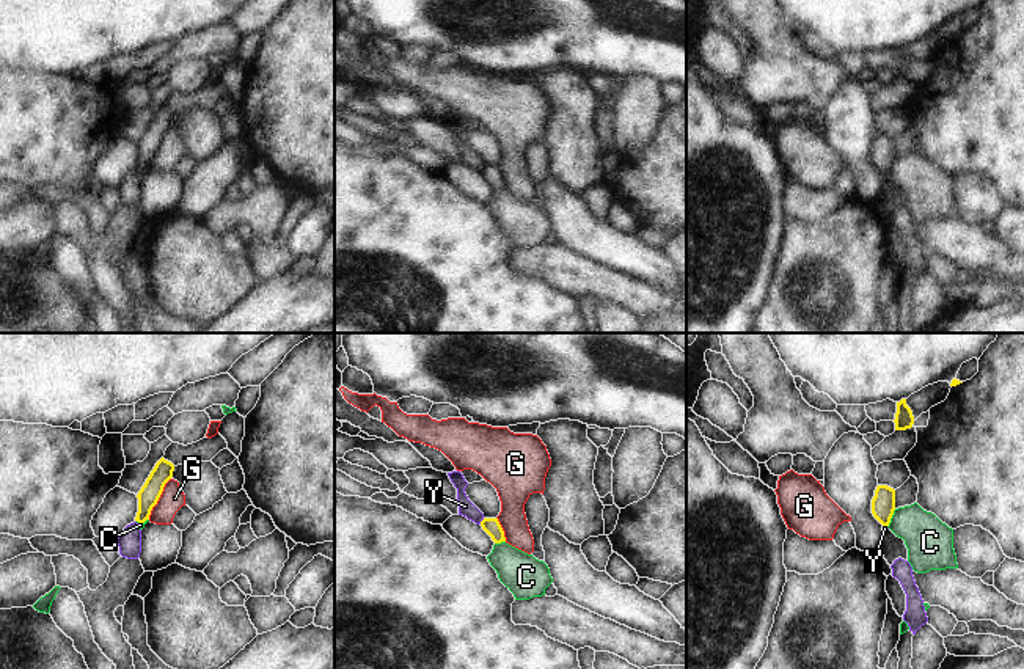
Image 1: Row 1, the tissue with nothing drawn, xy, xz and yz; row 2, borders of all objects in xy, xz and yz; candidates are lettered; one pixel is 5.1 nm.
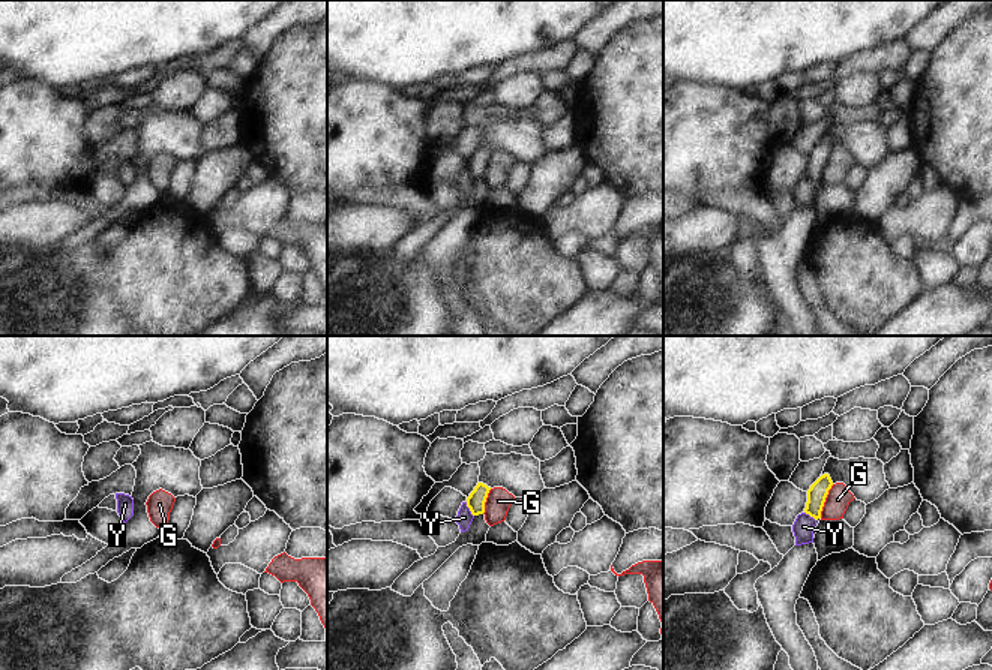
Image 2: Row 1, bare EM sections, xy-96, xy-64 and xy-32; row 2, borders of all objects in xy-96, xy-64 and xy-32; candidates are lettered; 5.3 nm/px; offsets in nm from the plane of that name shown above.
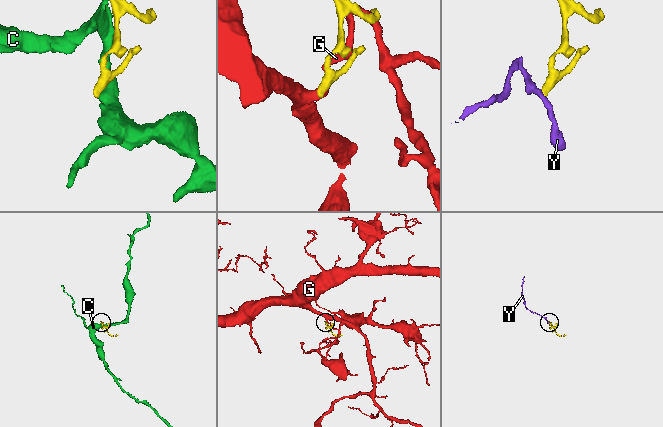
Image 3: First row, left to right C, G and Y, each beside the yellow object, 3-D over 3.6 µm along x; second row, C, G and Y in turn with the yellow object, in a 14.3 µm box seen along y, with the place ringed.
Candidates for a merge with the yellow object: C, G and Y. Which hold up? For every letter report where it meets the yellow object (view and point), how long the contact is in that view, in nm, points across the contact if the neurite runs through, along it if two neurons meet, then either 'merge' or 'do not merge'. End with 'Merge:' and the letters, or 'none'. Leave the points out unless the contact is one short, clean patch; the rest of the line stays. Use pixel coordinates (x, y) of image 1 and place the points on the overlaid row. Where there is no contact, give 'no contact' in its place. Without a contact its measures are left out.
C: meets yellow in yz at (891, 517); contact 100 nm long; do not merge
G: meets yellow in xy at (159, 497); contact 240 nm long; border along xy (170, 478), (148, 519); do not merge
Y: meets yellow in xz at (481, 522); contact 40 nm long; border along xz (484, 519), (479, 523); do not merge
Merge: none

